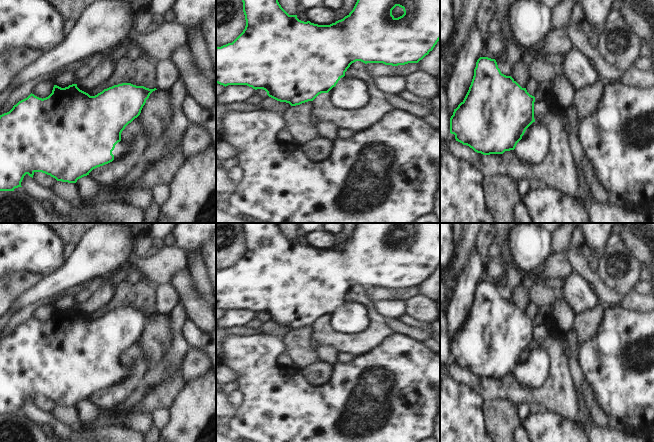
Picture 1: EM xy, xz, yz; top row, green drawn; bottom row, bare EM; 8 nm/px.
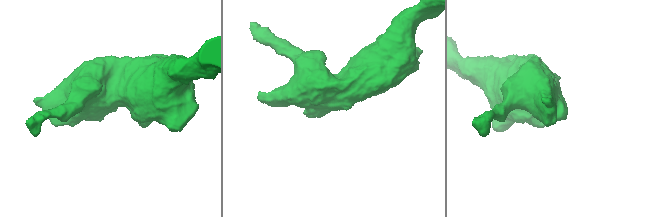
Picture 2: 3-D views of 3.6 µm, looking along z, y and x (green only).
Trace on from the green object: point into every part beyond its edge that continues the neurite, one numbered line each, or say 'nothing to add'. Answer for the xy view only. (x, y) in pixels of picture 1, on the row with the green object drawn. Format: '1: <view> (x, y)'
1: xy (121, 148)

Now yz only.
1: yz (533, 148)

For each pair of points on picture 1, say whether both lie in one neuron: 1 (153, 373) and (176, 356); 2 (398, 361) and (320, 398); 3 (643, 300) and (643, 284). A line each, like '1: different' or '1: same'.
1: same
2: same
3: different

